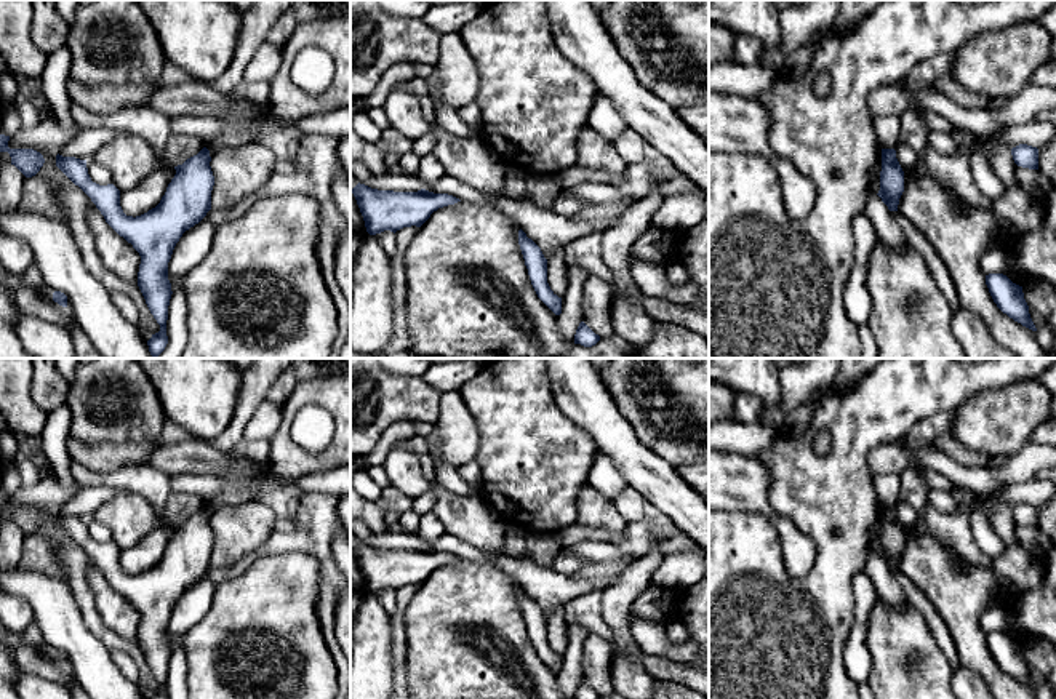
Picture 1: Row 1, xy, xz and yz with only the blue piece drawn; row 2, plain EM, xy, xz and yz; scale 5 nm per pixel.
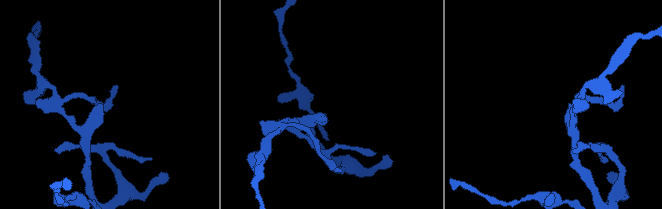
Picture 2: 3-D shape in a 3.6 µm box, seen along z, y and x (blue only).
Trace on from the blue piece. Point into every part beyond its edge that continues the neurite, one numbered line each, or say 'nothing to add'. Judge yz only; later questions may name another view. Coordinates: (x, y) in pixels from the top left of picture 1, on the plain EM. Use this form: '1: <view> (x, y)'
nothing to add

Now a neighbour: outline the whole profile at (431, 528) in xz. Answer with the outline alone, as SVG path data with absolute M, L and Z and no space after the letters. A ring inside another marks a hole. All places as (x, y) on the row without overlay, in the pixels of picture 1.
M430 512L419 515L419 541L429 544L445 534L442 521Z

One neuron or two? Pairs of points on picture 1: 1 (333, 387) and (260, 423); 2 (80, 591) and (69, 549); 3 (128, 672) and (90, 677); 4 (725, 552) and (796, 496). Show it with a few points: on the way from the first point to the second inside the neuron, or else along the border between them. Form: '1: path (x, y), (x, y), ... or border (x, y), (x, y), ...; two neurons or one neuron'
1: border (284, 405), (282, 423), (269, 439); two neurons
2: path (79, 581), (72, 559); one neuron
3: border (109, 651), (114, 666), (132, 682); two neurons
4: path (767, 584), (805, 584), (826, 563), (826, 538); one neuron

